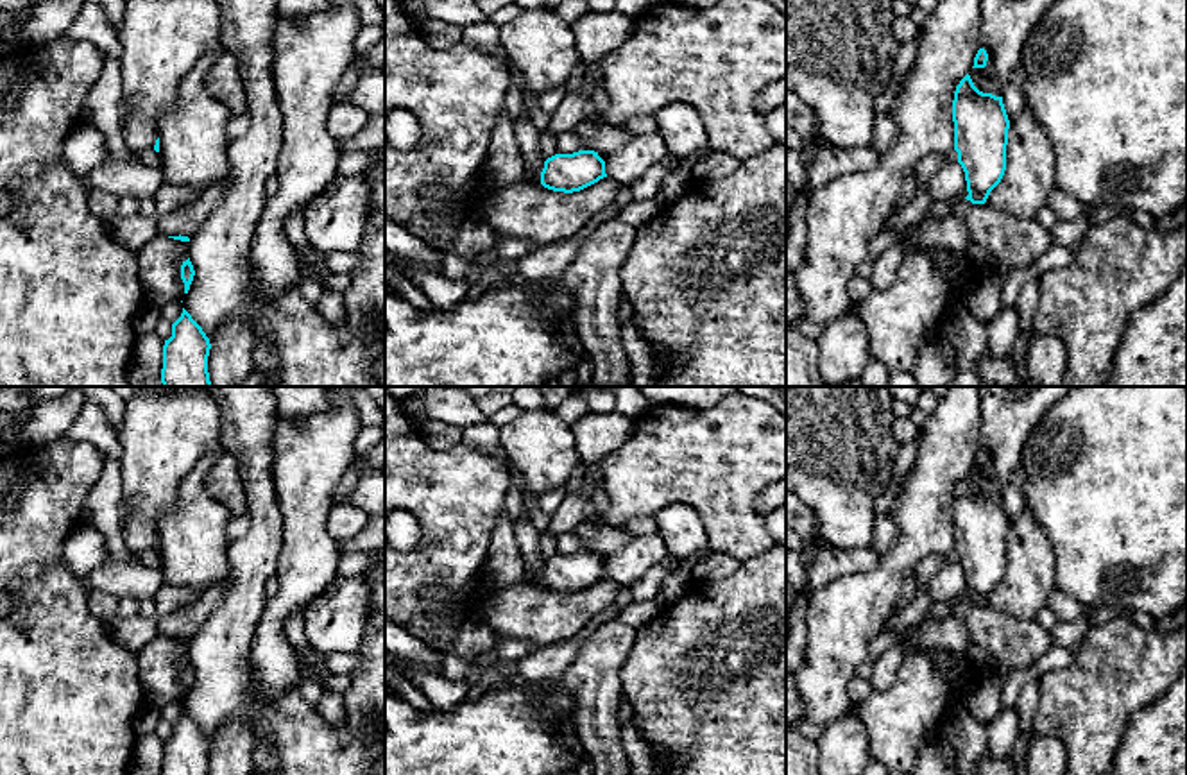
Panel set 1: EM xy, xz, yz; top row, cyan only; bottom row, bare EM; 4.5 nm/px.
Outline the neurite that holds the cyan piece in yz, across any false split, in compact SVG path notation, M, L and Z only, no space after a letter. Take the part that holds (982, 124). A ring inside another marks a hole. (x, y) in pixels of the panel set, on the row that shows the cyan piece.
M967 73L952 100L954 150L965 172L965 197L985 204L1006 170L1010 120L1003 97L979 91Z

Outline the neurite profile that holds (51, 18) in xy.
M41 0L36 4L21 38L16 43L0 43L0 57L14 48L34 47L66 38L84 0Z

